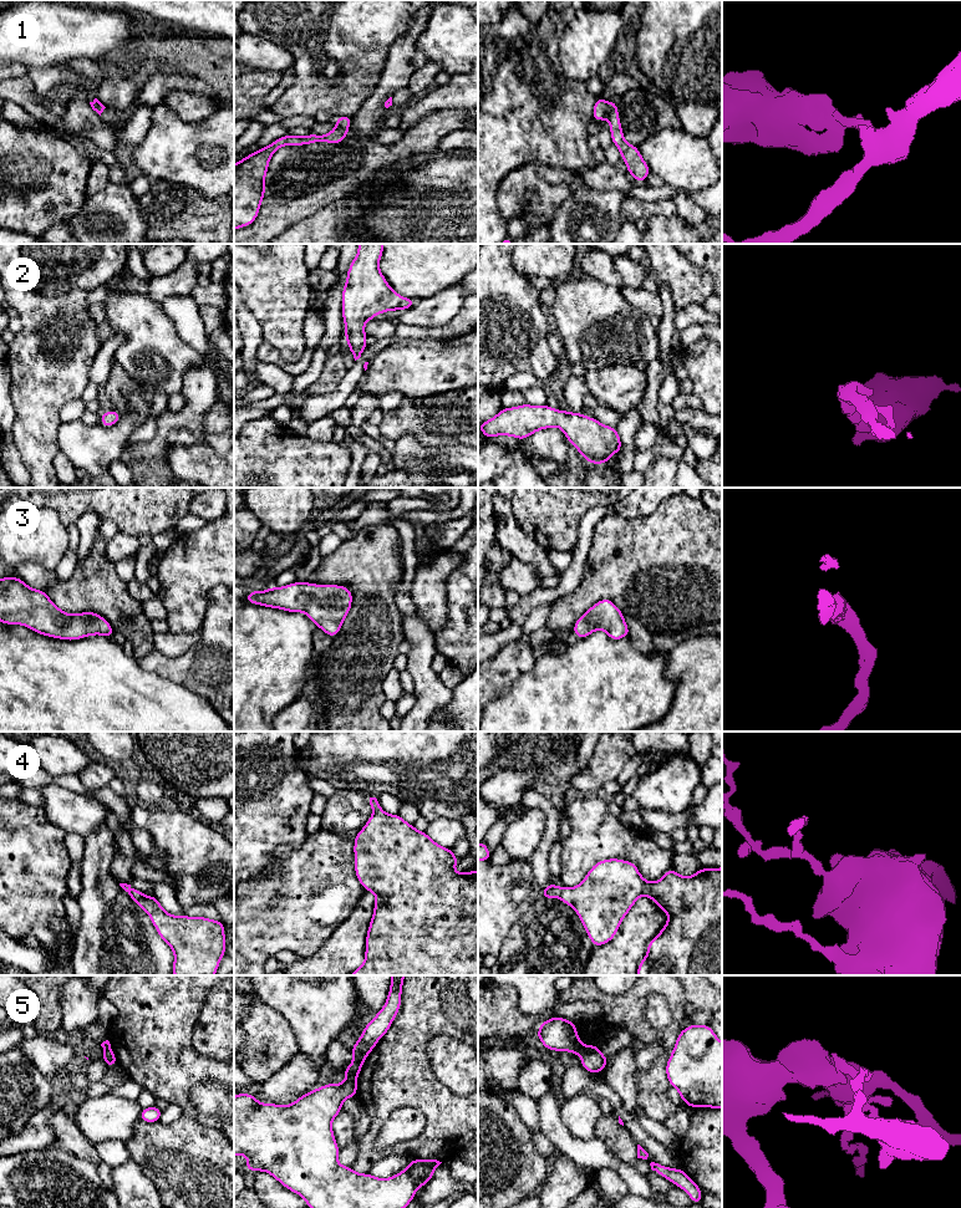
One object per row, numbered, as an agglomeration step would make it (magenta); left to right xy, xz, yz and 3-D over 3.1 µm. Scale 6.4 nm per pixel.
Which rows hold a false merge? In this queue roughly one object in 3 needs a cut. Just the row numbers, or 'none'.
1, 5

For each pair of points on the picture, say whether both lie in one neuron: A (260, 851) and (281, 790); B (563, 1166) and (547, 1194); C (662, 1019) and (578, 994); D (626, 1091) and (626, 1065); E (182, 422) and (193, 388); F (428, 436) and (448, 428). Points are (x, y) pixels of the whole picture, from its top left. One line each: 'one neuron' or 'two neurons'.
A: one neuron
B: one neuron
C: two neurons
D: one neuron
E: one neuron
F: one neuron

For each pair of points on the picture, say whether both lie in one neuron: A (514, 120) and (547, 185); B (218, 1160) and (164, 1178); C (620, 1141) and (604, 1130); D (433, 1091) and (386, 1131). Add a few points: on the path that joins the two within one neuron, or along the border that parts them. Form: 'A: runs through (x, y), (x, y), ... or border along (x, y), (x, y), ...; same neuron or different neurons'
A: border along (564, 166), (525, 162), (508, 173); different neurons
B: runs through (204, 1168), (178, 1168); same neuron
C: runs through (616, 1137), (608, 1130); same neuron
D: border along (385, 1120), (396, 1109), (415, 1107), (426, 1126); different neurons

